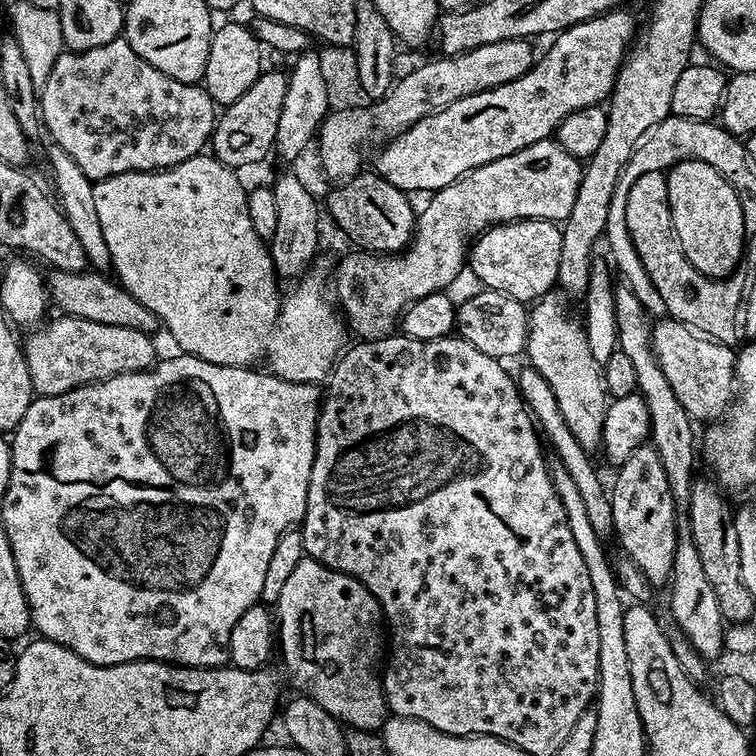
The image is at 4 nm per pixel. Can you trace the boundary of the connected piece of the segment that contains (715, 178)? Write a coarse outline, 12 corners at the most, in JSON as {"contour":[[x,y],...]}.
{"contour":[[714,166],[667,173],[686,258],[723,280],[745,251],[742,202]]}

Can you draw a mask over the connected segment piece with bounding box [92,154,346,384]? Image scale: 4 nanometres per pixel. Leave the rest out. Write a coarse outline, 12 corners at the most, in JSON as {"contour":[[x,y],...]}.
{"contour":[[211,154],[97,180],[118,283],[181,353],[327,381],[346,324],[284,301]]}

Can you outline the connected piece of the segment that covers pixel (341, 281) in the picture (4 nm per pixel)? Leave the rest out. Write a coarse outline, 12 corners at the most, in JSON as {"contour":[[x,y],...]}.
{"contour":[[549,138],[431,193],[403,252],[352,250],[361,341],[444,292],[495,225],[563,223],[579,159]]}

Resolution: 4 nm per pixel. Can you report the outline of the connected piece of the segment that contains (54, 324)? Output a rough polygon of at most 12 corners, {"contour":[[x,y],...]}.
{"contour":[[57,315],[22,340],[32,391],[62,394],[158,359],[153,337]]}

